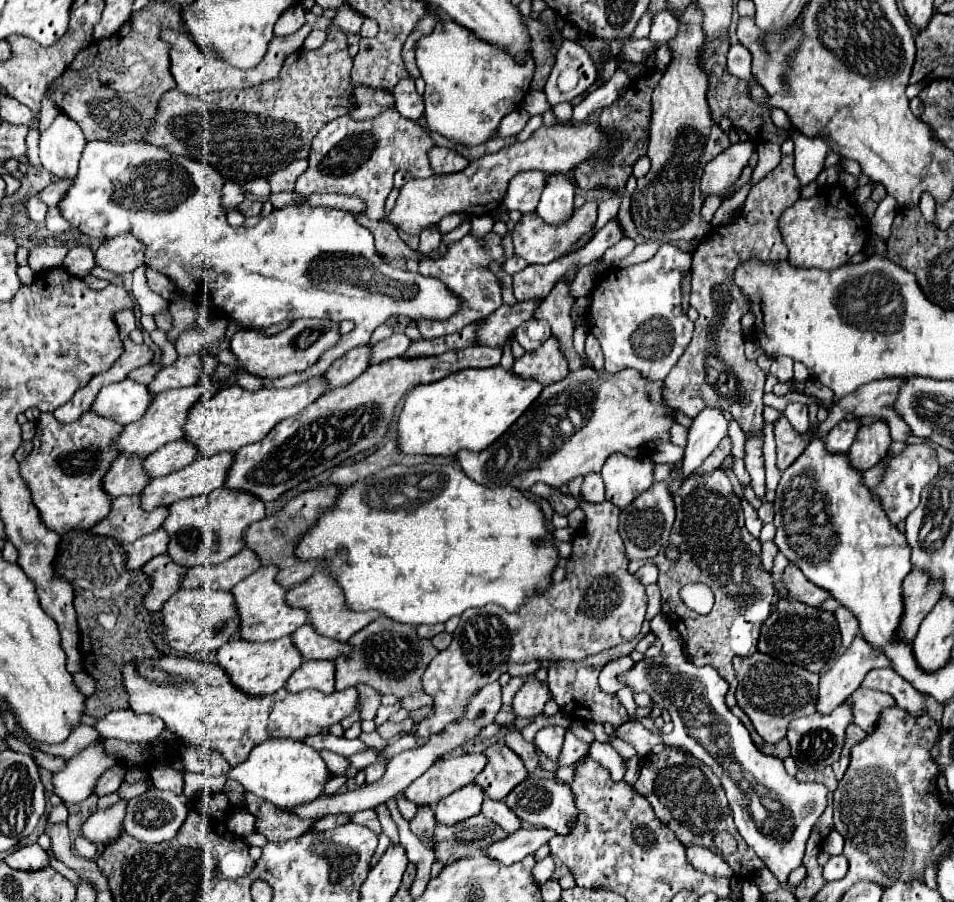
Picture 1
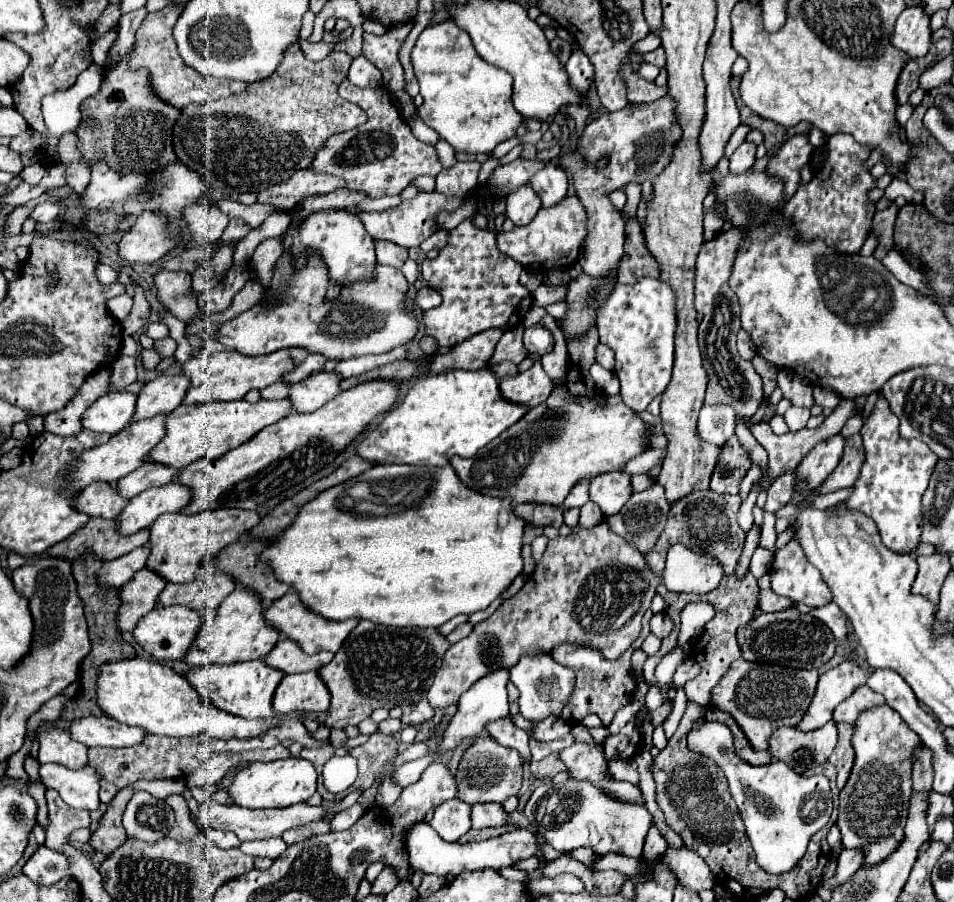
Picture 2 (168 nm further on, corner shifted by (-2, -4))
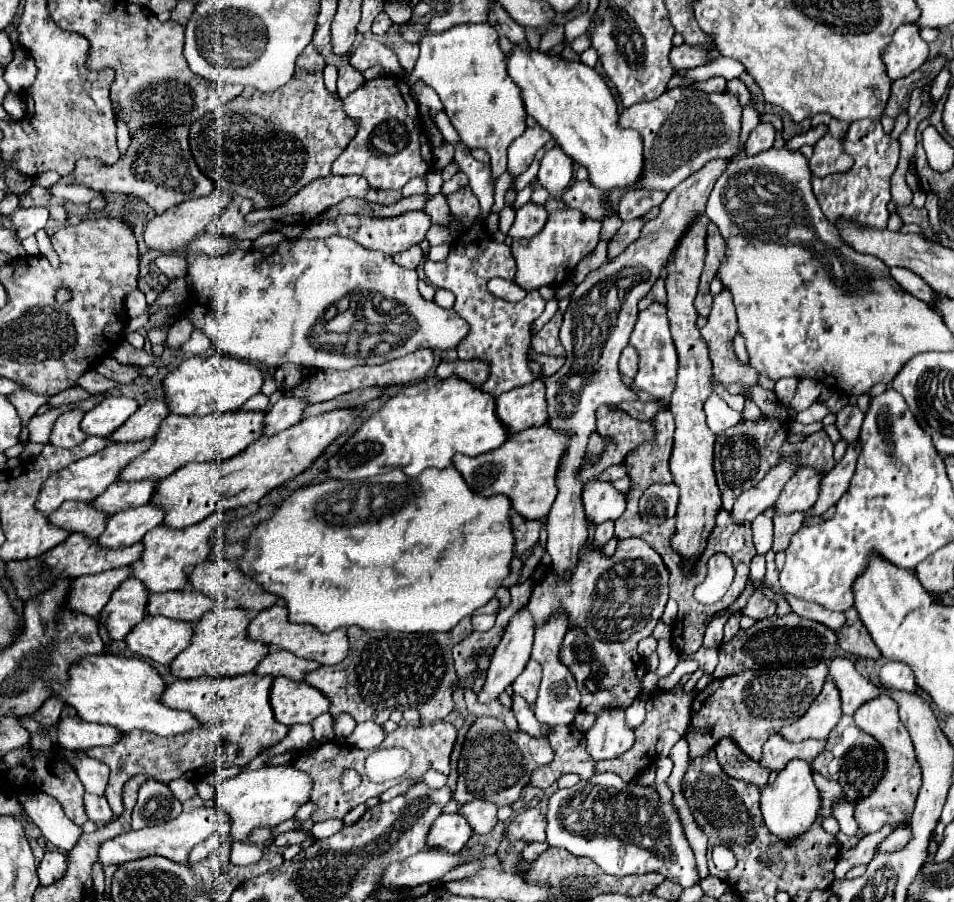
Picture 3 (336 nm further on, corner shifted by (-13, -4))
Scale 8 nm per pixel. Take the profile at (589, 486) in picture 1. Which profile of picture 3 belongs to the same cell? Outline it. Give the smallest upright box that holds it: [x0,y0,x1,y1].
[594,522,614,546]

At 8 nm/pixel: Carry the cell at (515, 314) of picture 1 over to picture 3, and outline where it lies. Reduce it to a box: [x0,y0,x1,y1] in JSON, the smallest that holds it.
[436,358,490,386]

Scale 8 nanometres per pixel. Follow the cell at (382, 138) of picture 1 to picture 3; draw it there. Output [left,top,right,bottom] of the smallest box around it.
[332,76,434,190]

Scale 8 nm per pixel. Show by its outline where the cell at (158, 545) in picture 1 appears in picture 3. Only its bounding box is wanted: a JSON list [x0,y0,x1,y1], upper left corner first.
[68,566,130,616]

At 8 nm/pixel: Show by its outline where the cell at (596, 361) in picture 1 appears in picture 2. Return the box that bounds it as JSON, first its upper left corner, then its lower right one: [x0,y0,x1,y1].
[597,344,615,370]

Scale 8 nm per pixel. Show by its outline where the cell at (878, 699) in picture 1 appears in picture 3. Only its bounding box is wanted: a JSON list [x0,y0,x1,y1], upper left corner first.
[830,656,882,716]

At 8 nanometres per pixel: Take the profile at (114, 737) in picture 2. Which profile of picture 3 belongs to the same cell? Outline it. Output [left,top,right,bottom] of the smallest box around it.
[58,716,122,752]

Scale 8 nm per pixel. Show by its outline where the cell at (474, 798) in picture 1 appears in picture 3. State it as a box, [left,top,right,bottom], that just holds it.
[428,812,472,852]

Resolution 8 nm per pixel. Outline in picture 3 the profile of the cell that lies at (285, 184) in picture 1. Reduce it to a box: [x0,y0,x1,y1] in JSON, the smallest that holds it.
[246,174,368,224]

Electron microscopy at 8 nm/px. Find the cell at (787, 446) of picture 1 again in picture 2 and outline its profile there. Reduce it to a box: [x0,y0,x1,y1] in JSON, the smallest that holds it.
[765,470,793,514]

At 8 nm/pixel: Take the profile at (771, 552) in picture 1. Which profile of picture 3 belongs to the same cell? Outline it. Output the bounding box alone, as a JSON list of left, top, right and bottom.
[750,554,766,579]

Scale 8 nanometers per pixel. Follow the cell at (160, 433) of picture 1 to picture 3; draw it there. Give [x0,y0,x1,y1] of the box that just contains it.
[36,438,154,514]

